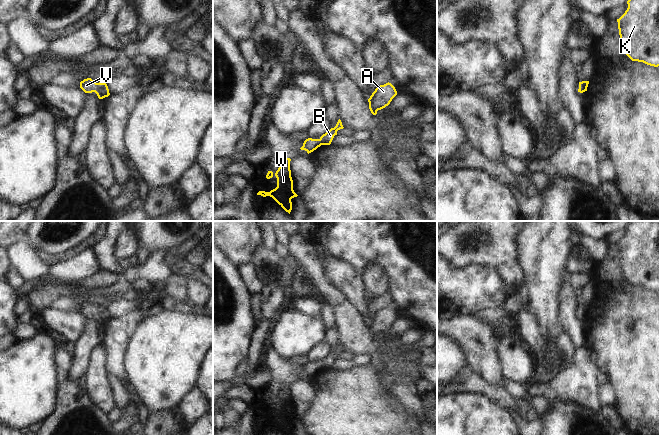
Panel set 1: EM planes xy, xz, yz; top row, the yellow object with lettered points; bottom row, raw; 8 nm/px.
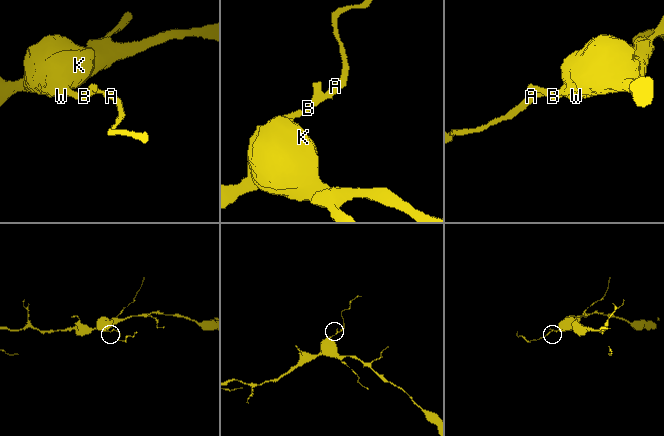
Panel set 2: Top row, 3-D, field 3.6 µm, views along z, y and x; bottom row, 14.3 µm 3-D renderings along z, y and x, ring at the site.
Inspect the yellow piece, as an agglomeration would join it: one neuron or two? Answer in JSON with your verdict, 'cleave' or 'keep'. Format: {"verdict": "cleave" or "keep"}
{"verdict": "keep"}

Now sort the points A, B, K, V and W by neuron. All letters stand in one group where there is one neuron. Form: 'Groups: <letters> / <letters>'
Groups: A B K V W

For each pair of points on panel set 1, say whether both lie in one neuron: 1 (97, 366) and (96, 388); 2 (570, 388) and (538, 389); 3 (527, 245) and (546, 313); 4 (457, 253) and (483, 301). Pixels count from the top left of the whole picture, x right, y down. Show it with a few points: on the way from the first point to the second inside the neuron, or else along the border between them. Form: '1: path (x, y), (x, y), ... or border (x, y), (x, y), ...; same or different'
1: path (96, 371), (96, 383); same
2: path (562, 389), (546, 389); same
3: path (543, 262), (544, 296); same
4: border (447, 258), (458, 266), (471, 263), (487, 265); different

